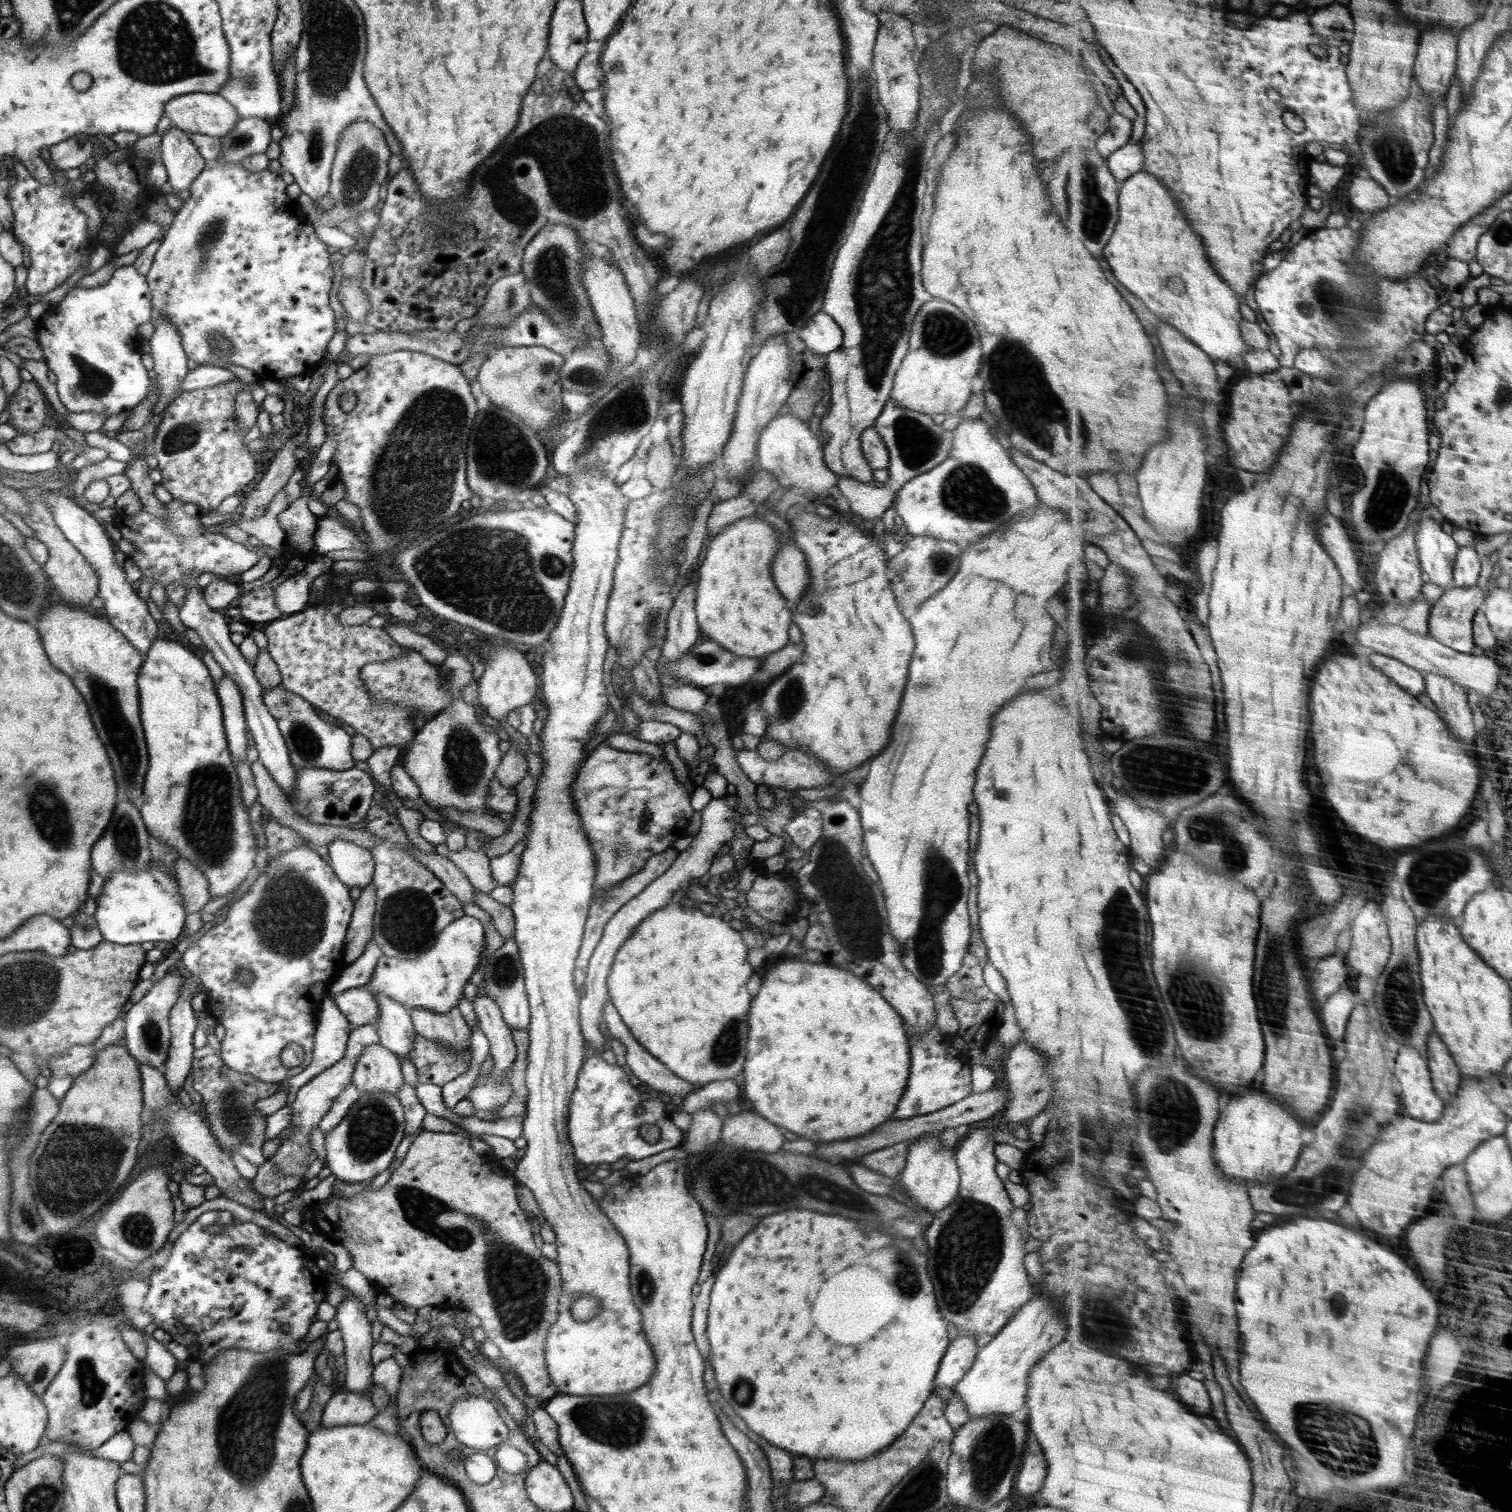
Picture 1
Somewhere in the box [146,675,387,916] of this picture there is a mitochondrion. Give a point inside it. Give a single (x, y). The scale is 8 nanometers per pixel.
(208, 828)

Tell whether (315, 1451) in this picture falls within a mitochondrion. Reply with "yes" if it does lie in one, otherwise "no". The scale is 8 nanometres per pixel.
no

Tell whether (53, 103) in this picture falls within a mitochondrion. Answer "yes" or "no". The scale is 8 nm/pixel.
no

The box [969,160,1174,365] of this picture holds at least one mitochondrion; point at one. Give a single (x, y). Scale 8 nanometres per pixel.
(1094, 212)

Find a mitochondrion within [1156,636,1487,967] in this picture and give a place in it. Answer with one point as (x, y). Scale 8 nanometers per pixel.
(1428, 883)

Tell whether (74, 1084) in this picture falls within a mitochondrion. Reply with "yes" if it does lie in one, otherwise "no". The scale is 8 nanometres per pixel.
no

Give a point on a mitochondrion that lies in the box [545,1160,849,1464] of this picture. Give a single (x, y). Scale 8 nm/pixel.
(624, 1423)

